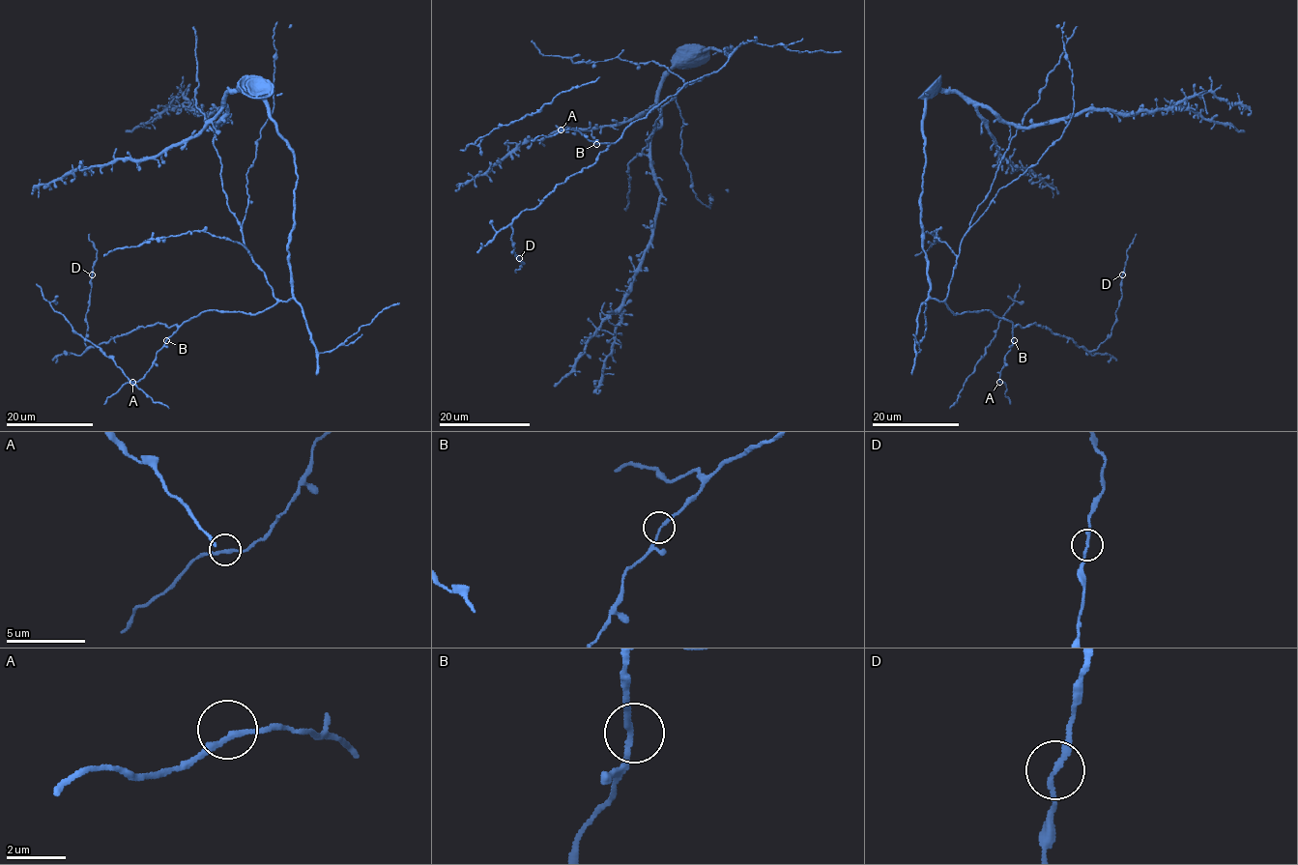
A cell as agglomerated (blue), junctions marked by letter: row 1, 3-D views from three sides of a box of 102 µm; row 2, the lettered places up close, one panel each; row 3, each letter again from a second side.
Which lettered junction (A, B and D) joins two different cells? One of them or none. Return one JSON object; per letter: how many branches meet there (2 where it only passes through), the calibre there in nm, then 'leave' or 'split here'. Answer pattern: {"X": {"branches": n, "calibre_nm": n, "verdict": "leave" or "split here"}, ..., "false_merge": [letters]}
{"A": {"branches": 2, "calibre_nm": 190, "verdict": "leave"}, "B": {"branches": 2, "calibre_nm": 180, "verdict": "leave"}, "D": {"branches": 2, "calibre_nm": 180, "verdict": "leave"}, "false_merge": []}

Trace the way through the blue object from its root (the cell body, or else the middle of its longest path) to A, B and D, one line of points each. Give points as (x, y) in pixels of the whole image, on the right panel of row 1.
A: (956, 264), (946, 305), (955, 314), (989, 309), (1013, 324), (1013, 345), (1005, 357), (999, 382)
B: (956, 264), (946, 305), (955, 314), (989, 309), (996, 316), (1008, 319), (1013, 324), (1014, 340)
D: (956, 264), (945, 301), (955, 314), (989, 309), (1014, 326), (1046, 327), (1088, 351), (1111, 331), (1122, 274)

